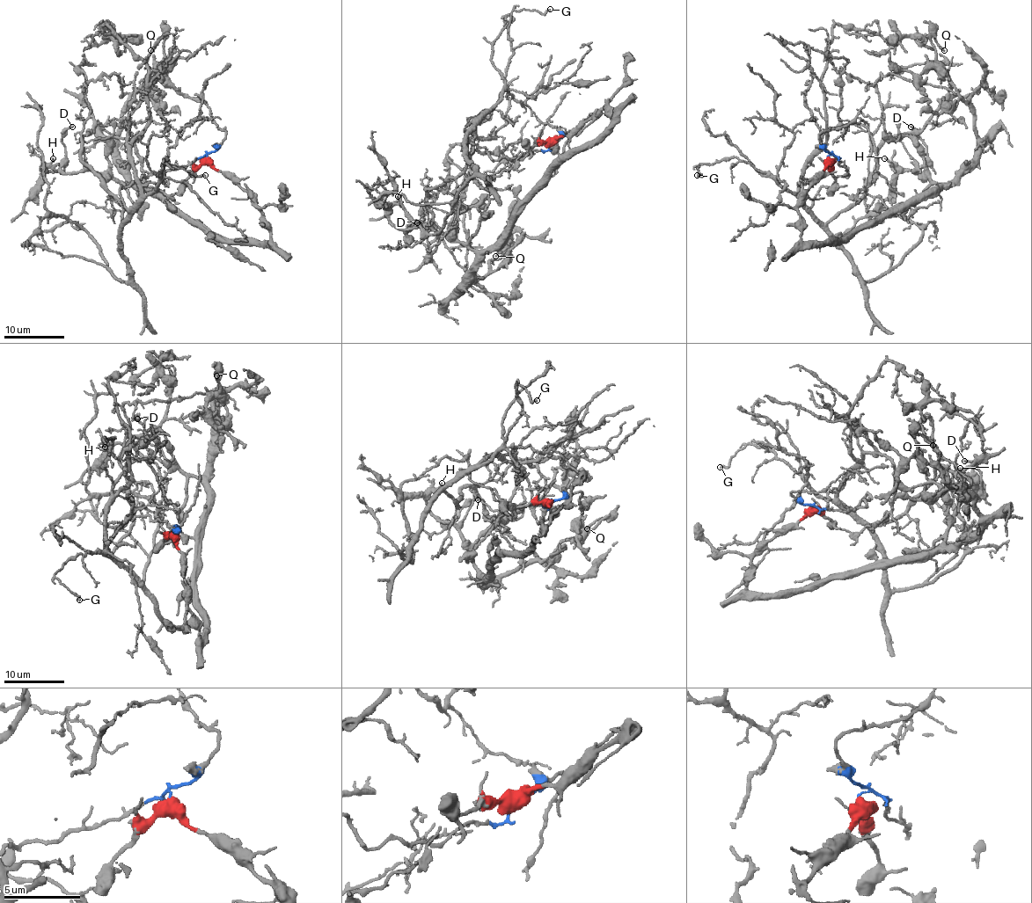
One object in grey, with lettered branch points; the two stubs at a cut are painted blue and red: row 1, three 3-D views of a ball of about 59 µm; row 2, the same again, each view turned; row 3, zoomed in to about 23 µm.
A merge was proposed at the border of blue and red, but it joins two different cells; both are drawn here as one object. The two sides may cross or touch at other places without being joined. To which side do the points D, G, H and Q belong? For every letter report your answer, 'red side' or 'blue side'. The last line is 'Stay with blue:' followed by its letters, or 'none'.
D: red side
G: blue side
H: red side
Q: red side
Stay with blue: G

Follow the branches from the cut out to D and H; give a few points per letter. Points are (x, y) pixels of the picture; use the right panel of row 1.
D: (828, 156), (797, 208), (803, 242), (845, 242), (939, 185), (913, 172), (926, 145), (910, 126)
H: (828, 156), (797, 208), (803, 242), (845, 242), (939, 185), (884, 157)

